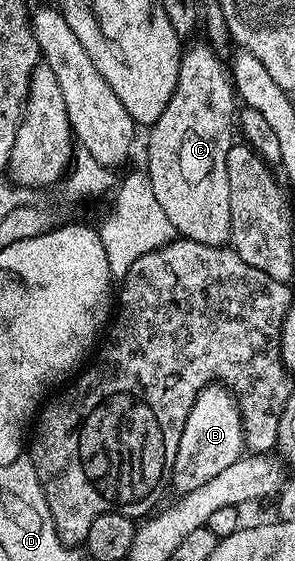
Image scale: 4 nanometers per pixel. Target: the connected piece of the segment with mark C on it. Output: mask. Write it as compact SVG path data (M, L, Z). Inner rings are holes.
M202 42L194 48L186 47L181 53L179 78L167 110L148 129L149 167L147 173L151 187L155 190L156 201L163 206L164 213L171 220L177 234L184 239L204 244L230 243L231 236L231 190L227 182L227 150L235 143L233 115L239 108L239 97L233 87L230 69L217 56L208 43Z

